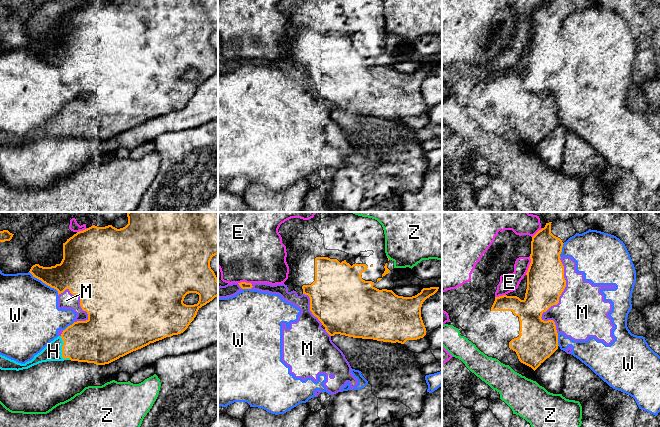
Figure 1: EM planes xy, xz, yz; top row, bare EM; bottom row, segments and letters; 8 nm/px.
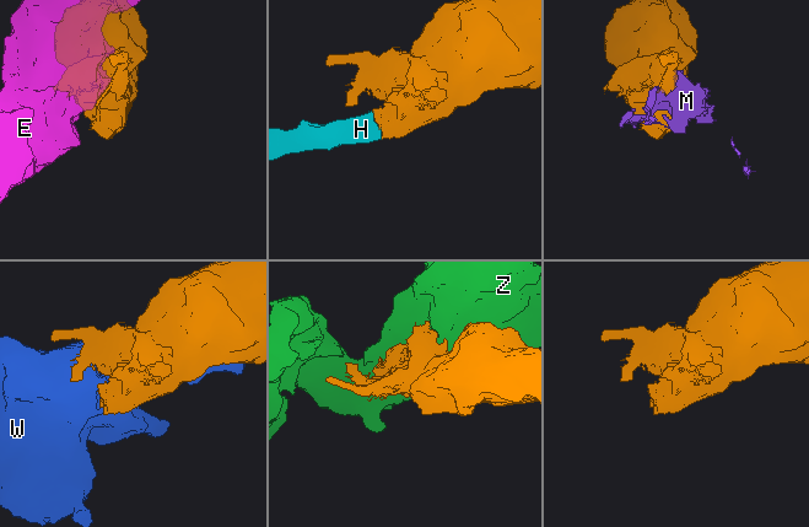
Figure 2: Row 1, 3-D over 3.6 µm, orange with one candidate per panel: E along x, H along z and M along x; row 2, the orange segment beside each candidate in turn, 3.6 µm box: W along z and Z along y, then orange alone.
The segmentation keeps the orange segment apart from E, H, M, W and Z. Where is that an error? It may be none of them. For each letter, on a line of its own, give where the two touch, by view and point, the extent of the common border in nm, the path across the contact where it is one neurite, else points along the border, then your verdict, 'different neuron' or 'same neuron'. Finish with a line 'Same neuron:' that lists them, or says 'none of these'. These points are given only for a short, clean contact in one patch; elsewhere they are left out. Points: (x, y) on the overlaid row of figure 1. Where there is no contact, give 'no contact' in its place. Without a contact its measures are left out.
E: contact yz (529, 265); length 160 nm; different neuron
H: contact xy (62, 350); length 200 nm; way xy (91, 341), (77, 342), (62, 350), (53, 351); same neuron
M: contact yz (558, 301); length 600 nm; different neuron
W: contact xy (45, 283); length 300 nm; different neuron
Z: contact xz (388, 258); length 40 nm; different neuron
Same neuron: H

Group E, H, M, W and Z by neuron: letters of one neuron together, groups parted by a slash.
E / H / M W / Z

